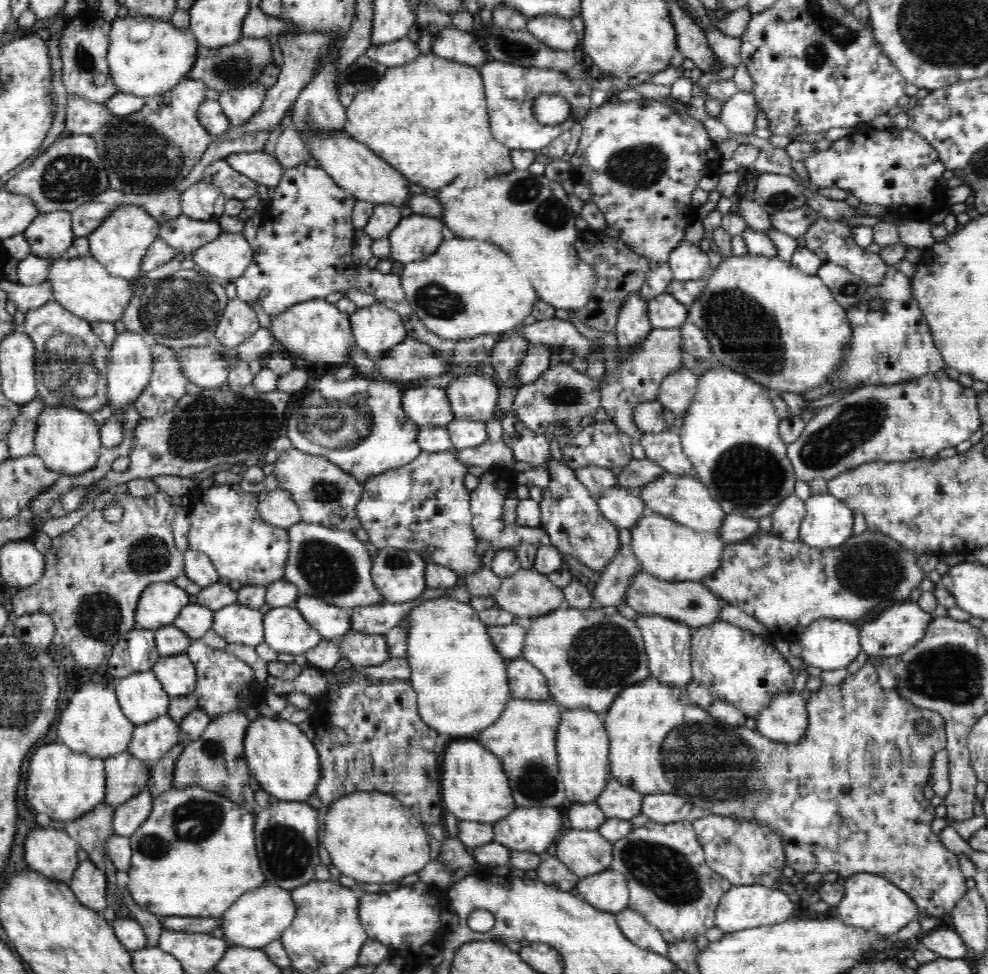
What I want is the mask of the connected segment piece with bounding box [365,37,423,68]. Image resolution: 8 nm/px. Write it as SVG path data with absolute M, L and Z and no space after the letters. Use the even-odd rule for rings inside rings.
M406 37L385 46L376 48L371 46L365 56L379 64L384 64L388 68L417 60L420 56L423 56L423 53L414 41L408 40L408 37Z

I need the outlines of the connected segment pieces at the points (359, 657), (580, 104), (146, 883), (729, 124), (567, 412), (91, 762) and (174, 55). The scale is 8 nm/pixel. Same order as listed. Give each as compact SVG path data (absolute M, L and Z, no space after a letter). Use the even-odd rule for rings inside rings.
M350 630L344 639L338 641L338 645L342 657L359 667L382 664L392 657L388 653L388 643L384 635L360 634Z
M492 60L479 68L483 80L489 125L494 138L511 150L537 150L558 138L564 131L576 123L580 123L585 116L593 110L590 104L592 87L588 83L588 76L570 79L566 74L554 69L526 68ZM540 94L560 94L570 103L570 114L562 124L550 126L540 124L535 118L532 110L534 99Z
M173 786L166 792L162 792L162 794L155 797L150 816L144 820L144 824L142 824L132 836L129 836L130 844L133 848L133 855L130 860L130 869L127 872L130 877L127 889L130 891L134 902L140 904L144 910L160 916L160 918L162 918L162 916L192 916L192 918L222 917L230 906L233 907L236 900L246 895L246 892L254 891L267 882L264 873L260 870L261 865L259 864L257 855L257 835L256 828L254 828L255 823L255 812L251 813L249 809L246 809L243 805L239 805L237 802L231 801L225 796L215 794L215 792L207 791L202 787L191 786L176 788Z
M737 90L736 94L722 105L719 120L729 132L748 136L754 134L756 128L756 109L754 93Z
M568 361L549 368L541 378L532 383L520 385L512 405L512 412L522 420L526 429L544 435L549 424L574 426L583 417L594 416L601 407L601 394L598 379L575 370Z
M65 744L40 745L30 758L26 795L37 810L54 820L67 822L80 819L103 803L106 796L105 759L92 758L71 751Z
M145 16L116 17L111 22L107 62L110 76L122 93L151 97L168 92L186 79L197 63L200 44L190 29L178 29L171 21Z

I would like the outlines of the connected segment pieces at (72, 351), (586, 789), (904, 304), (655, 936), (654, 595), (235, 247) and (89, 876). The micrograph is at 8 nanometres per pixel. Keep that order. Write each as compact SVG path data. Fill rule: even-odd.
M58 301L29 310L21 327L35 344L37 398L48 407L69 407L94 414L107 406L109 347L94 333L90 323Z
M583 708L562 709L557 730L557 757L567 804L594 803L612 778L609 769L610 739L603 715Z
M890 266L886 278L880 280L878 286L869 286L860 302L846 308L846 312L850 312L850 324L854 324L854 348L849 348L842 372L830 380L832 390L848 387L847 393L850 393L866 385L898 384L923 373L947 370L926 317L913 297L913 284L898 268ZM874 298L883 302L881 309L870 309L868 302Z
M630 908L616 916L618 927L626 935L626 939L636 944L639 948L657 953L661 956L669 955L669 944L663 938L662 933L652 924L646 923L638 913Z
M640 570L632 578L632 584L628 584L624 600L630 608L634 608L639 614L658 615L670 620L678 620L680 623L687 624L691 630L720 622L720 610L726 604L722 597L718 597L702 582L670 583L666 580L656 579L655 576L643 570Z
M220 232L218 238L212 242L200 246L190 254L194 262L198 264L204 274L212 275L215 280L224 284L234 282L238 276L245 274L246 268L253 262L253 248L242 233L232 234L231 232Z
M89 859L78 864L69 886L83 906L102 912L110 906L107 877Z

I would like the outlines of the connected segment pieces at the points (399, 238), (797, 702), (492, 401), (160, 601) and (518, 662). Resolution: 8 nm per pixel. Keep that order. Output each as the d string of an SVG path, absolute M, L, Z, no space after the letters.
M405 212L398 226L388 236L392 258L404 265L428 258L444 240L442 228L444 223L439 217Z
M790 690L778 694L756 716L756 728L767 739L796 746L809 728L806 701L800 692Z
M476 374L461 375L444 388L456 419L487 423L498 405L498 385Z
M154 583L138 600L136 627L150 630L169 627L184 607L192 602L189 593L172 583Z
M522 657L509 659L506 668L513 698L554 702L545 676L530 661Z

